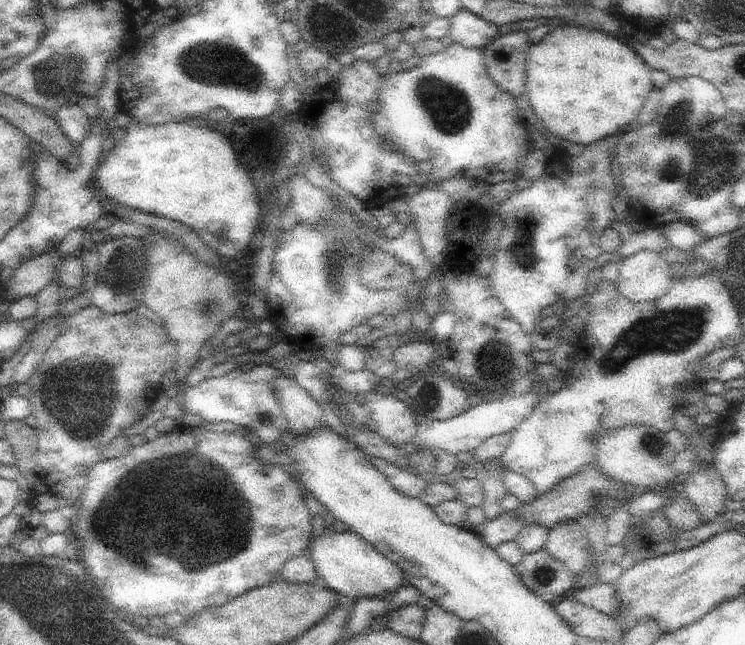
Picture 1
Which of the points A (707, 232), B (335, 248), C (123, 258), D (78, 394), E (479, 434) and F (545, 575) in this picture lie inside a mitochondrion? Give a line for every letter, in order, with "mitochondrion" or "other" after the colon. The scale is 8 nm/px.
A: other
B: mitochondrion
C: mitochondrion
D: mitochondrion
E: other
F: mitochondrion

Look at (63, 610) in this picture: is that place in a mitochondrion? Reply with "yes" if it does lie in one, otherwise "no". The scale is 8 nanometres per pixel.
yes

